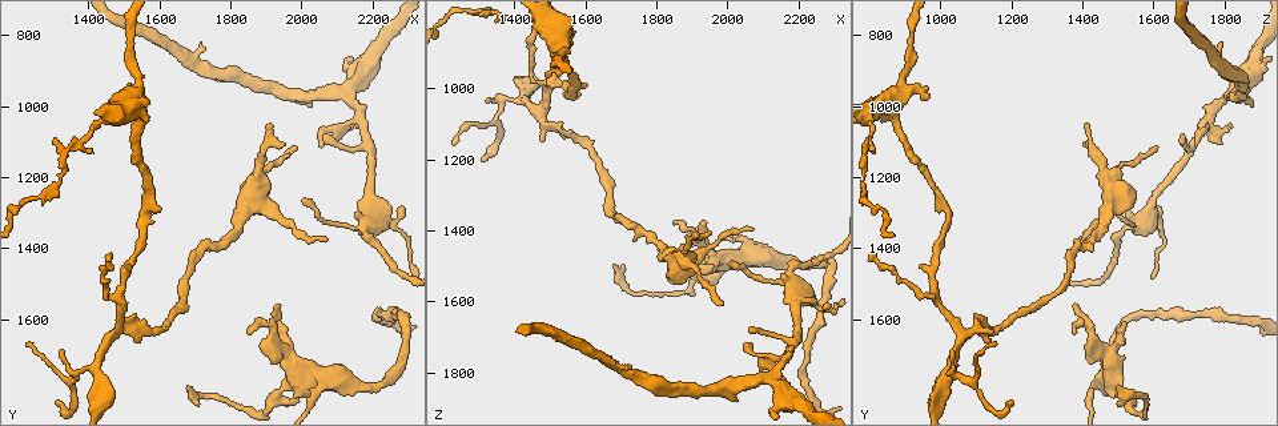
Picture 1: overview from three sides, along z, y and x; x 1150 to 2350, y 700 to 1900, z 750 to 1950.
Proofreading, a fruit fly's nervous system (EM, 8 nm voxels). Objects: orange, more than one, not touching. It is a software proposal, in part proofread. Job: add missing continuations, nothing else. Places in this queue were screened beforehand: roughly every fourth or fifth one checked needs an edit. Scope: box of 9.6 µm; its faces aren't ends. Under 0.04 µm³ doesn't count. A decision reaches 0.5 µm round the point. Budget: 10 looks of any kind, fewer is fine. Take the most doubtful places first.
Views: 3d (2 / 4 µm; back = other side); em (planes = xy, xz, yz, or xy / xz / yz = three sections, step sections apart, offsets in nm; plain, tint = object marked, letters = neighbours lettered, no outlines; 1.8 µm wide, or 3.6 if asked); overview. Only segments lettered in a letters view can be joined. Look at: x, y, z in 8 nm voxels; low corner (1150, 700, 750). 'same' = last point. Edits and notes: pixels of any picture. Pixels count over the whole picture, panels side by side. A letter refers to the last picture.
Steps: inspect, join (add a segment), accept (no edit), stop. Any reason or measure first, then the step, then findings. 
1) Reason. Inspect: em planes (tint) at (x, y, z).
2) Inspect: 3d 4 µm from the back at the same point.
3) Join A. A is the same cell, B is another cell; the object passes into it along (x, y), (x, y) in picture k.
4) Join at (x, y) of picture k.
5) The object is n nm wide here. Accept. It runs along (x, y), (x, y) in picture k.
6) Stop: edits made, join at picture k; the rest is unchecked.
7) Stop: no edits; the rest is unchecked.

Free end. Inspect: em xy step 8 (tint) at (1930, 1600, 1510).

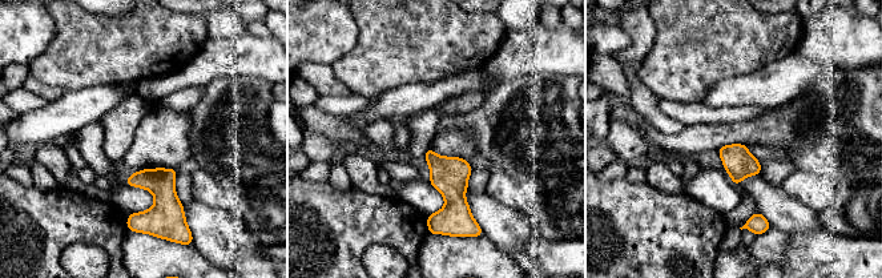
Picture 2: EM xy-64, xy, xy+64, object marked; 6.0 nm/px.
Inspect: em planes (letters) at the same point.

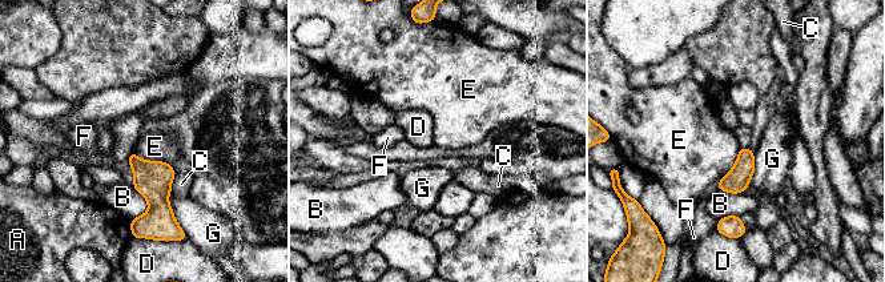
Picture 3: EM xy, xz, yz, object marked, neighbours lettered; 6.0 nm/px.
The longest contact is with E, 300 nm. Accept. A, B, C, D, E, F and G are other cells; a border runs along (741, 148), (735, 164), (715, 188) in picture 3; no lettered segment goes on from it.

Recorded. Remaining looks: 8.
Tapers out. Inspect: 3d 4 µm at (2060, 1090, 1680).

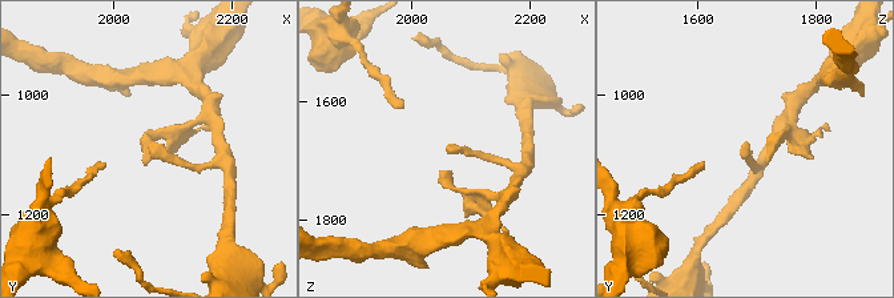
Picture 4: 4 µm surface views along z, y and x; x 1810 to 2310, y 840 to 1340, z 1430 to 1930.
Inspect: em yz step 8 (letters) at (2060, 1080, 1675).

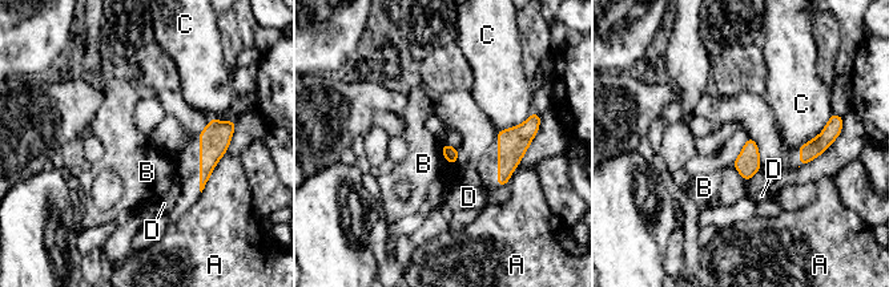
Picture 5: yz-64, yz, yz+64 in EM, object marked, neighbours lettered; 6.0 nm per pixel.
Accept. A, B, C and D are other cells; a border runs along (441, 148), (442, 156), (455, 164) in picture 5; no lettered segment goes on from it.

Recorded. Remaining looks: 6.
Free end. Inspect: em yz step 8 (tint) at (1500, 970, 960).

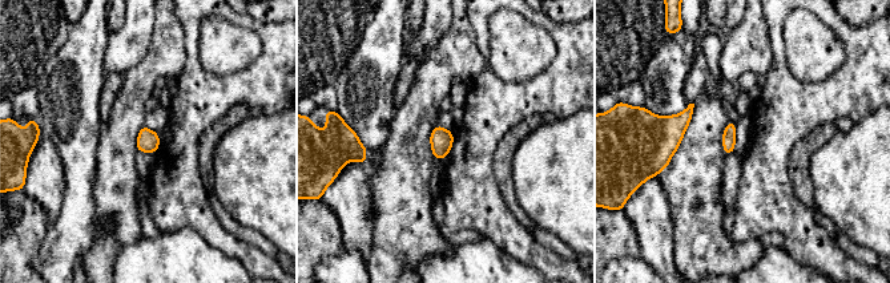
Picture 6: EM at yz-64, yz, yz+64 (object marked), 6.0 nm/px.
Inspect: em yz step 8 (letters) at the same point.

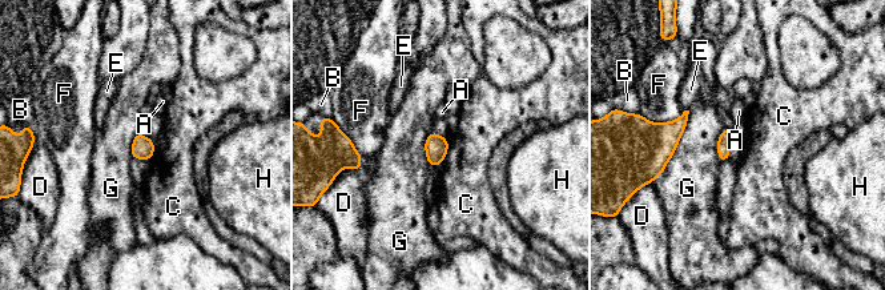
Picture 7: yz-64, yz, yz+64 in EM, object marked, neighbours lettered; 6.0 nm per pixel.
Accept. A, B, C, D, E, F, G and H are other cells; a border runs along (447, 139), (447, 153), (439, 164) in picture 7; no lettered segment goes on from it.

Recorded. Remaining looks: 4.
Free end. Inspect: 3d 4 µm at (1900, 1060, 1410).

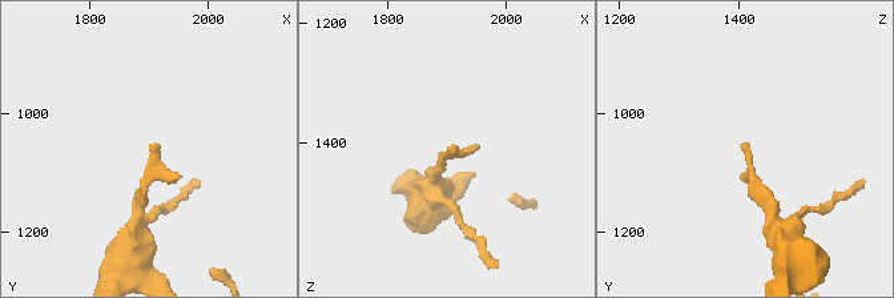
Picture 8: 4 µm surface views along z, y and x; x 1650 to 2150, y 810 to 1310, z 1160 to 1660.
Need the tissue. Inspect: em planes (tint) at (1905, 1055, 1405).

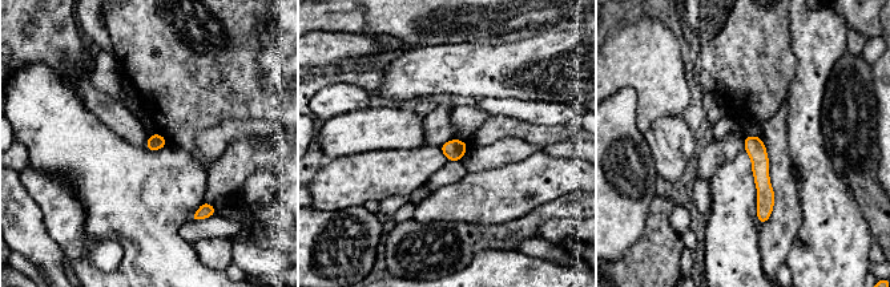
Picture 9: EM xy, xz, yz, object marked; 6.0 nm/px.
What lies round it. Inspect: em planes (letters) at the same point.

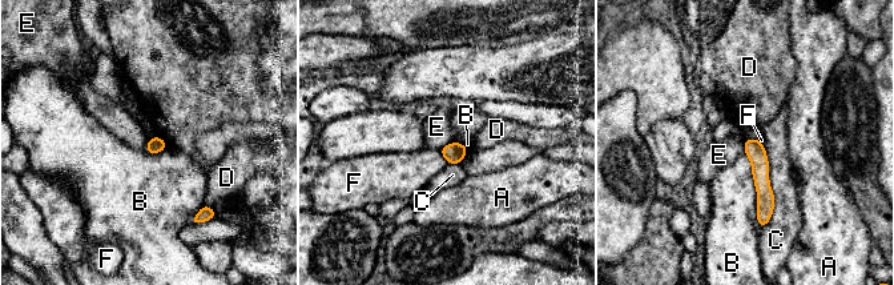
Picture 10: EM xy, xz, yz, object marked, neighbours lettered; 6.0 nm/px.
Accept. A, B, C, D, E and F are other cells; no lettered segment goes on from it.

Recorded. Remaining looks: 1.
Stop: no edits; the rest is unchecked.

